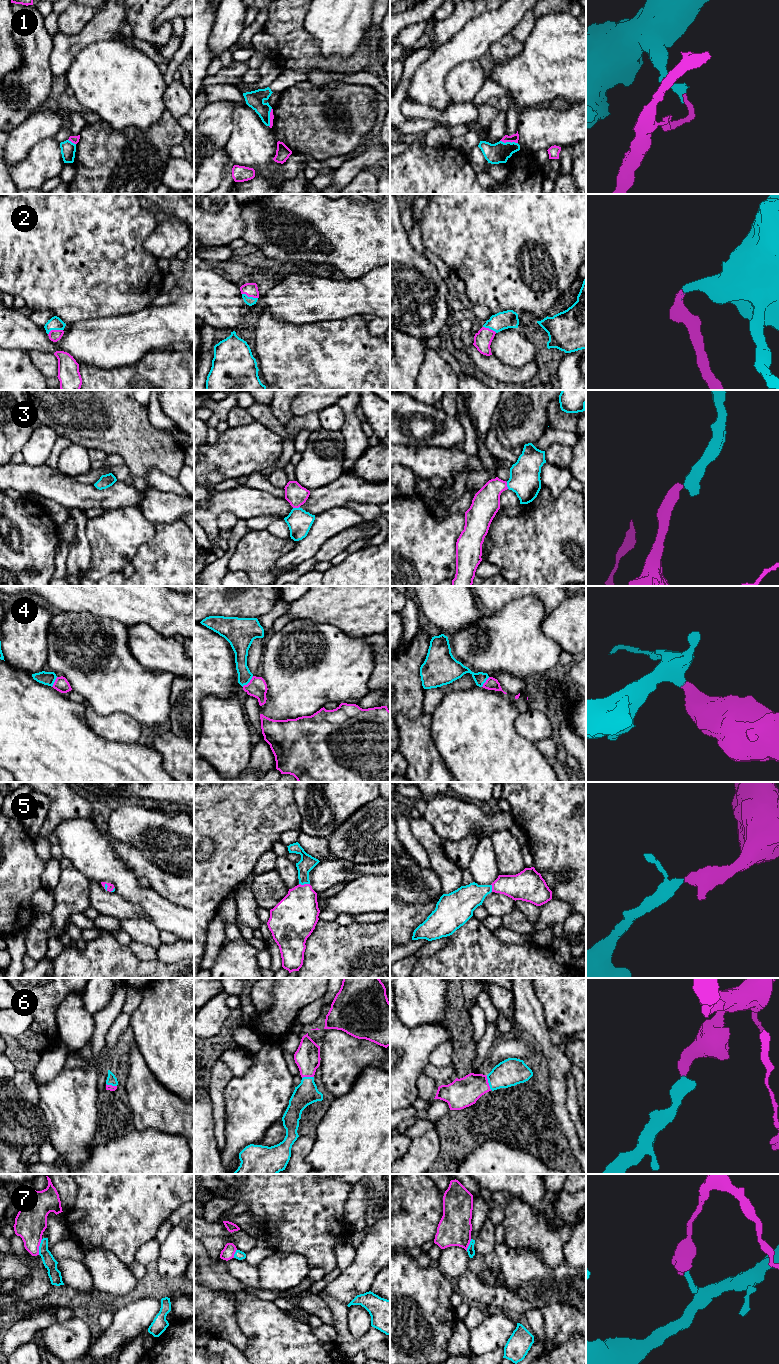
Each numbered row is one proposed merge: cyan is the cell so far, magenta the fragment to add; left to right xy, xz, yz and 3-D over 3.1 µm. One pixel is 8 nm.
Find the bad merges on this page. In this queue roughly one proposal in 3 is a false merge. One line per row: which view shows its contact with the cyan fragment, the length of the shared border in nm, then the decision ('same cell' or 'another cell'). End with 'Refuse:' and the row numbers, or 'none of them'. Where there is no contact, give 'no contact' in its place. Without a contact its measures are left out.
1: meets cyan in yz; contact 150 nm long; another cell
2: meets cyan in xy; contact 130 nm long; same cell
3: meets cyan in xz; contact 60 nm long; same cell
4: meets cyan in xz; contact 130 nm long; same cell
5: meets cyan in xz; contact 90 nm long; same cell
6: meets cyan in yz; contact 120 nm long; same cell
7: meets cyan in xy; contact 130 nm long; another cell
Refuse: 1, 7

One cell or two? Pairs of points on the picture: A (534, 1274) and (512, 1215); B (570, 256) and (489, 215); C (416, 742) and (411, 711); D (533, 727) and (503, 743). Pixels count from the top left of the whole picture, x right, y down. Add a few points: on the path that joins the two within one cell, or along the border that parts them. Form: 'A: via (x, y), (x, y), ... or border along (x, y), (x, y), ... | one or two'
A: border along (504, 1242), (515, 1248), (532, 1249), (543, 1262) | two
B: via (550, 236), (529, 215), (509, 215) | one
C: border along (400, 711), (411, 718), (416, 718), (422, 712) | two
D: border along (519, 713), (514, 721), (514, 729), (533, 743) | two

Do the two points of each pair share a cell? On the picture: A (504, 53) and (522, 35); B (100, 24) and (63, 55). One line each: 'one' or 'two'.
A: two
B: one

